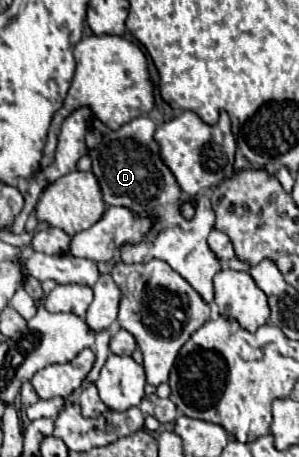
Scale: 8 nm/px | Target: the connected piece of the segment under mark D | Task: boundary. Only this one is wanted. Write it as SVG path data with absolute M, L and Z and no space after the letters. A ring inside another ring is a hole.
M138 117L120 127L118 131L112 131L104 135L102 145L96 149L90 149L92 155L92 171L100 179L102 195L108 205L120 205L120 207L132 207L132 211L138 211L142 215L154 215L158 221L152 227L152 233L146 241L134 245L134 247L122 247L120 257L124 263L146 263L148 259L164 259L168 265L180 273L206 303L214 301L214 275L222 269L218 257L208 247L208 233L214 229L216 215L212 211L212 203L206 195L196 195L198 207L192 221L186 221L178 207L182 201L180 187L170 173L170 169L162 163L158 153L158 143L154 141L154 121L148 117Z

